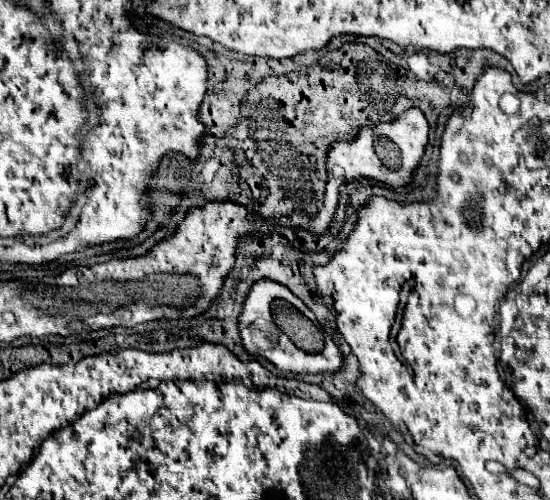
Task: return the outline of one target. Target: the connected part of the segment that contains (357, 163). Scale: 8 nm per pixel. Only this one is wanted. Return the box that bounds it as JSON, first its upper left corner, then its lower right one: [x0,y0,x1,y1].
[298,108,428,234]

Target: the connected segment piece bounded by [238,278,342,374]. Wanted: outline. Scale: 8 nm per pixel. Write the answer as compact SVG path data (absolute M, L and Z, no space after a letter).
M262 278L262 280L258 280L258 282L254 282L250 286L250 290L246 294L246 300L244 300L244 306L242 306L242 312L240 312L240 318L238 318L238 330L240 330L240 338L242 338L244 350L248 354L258 354L258 356L266 358L268 362L272 362L282 372L294 372L294 374L308 374L310 372L310 374L316 374L316 372L336 372L336 370L340 370L340 366L342 366L342 352L338 350L338 346L332 342L332 338L328 334L324 336L322 352L316 352L316 354L304 352L298 346L294 346L294 342L290 342L290 338L272 320L270 304L272 304L274 298L286 300L298 312L302 312L312 322L316 322L314 314L302 304L302 300L296 294L288 292L288 288L284 284L268 280L268 278Z

